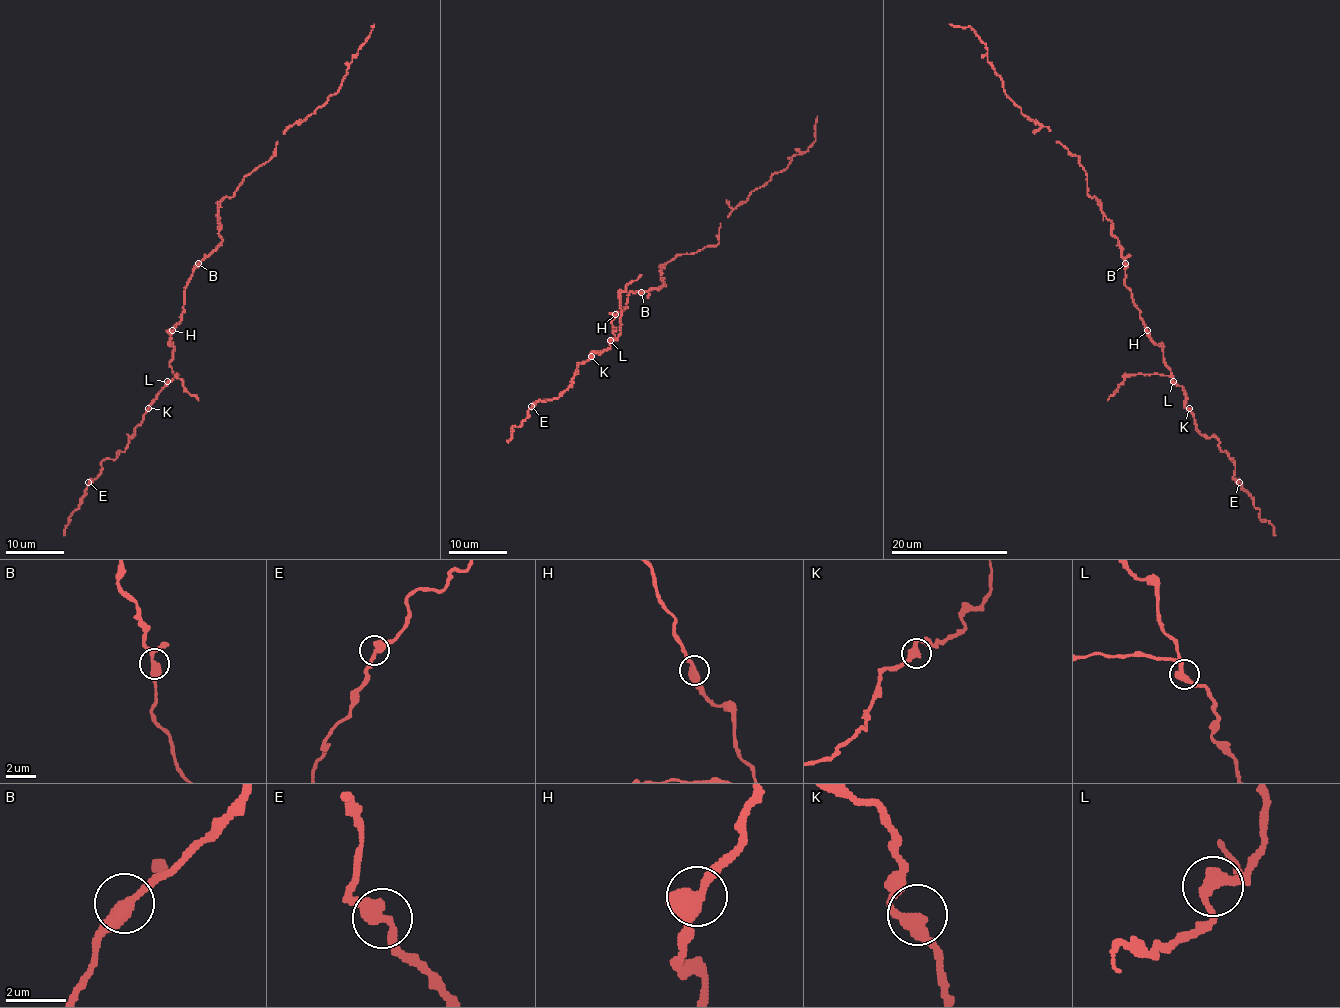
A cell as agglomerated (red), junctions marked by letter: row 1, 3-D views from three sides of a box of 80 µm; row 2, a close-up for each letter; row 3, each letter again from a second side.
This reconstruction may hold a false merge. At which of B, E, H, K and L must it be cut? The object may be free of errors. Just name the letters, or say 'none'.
none

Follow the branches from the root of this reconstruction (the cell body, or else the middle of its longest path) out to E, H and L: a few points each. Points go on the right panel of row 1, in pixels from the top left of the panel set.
E: (1123, 264), (1132, 302), (1150, 339), (1163, 348), (1197, 430), (1219, 441), (1239, 482)
H: (1123, 264), (1125, 285), (1147, 330)
L: (1123, 264), (1132, 302), (1150, 339), (1163, 348), (1163, 361), (1173, 381)

